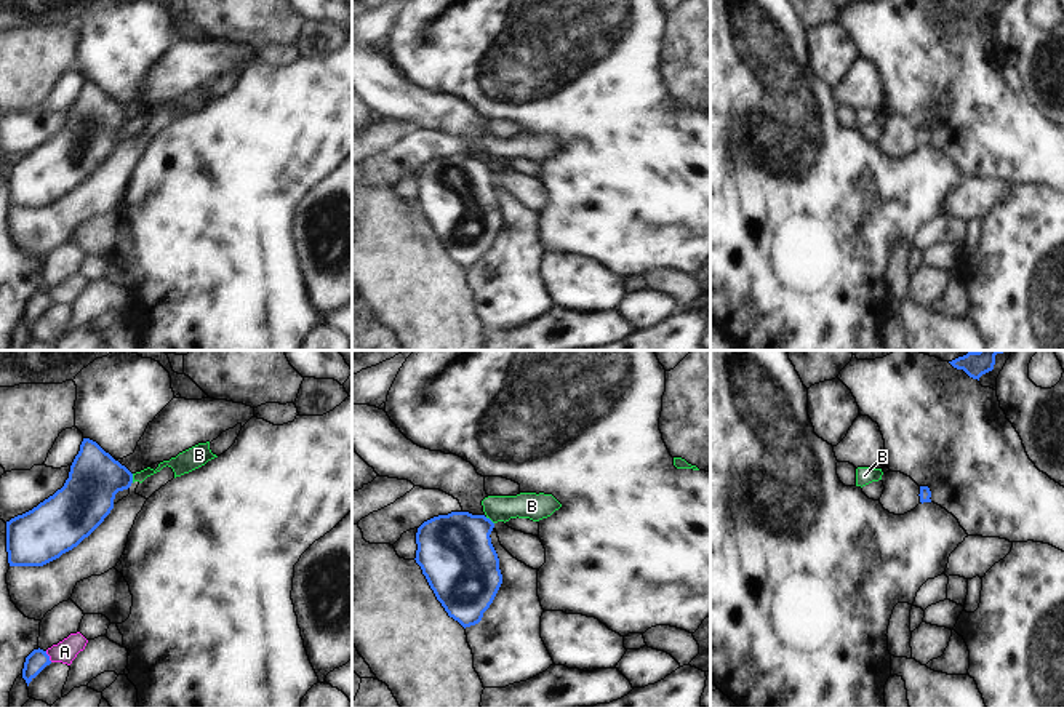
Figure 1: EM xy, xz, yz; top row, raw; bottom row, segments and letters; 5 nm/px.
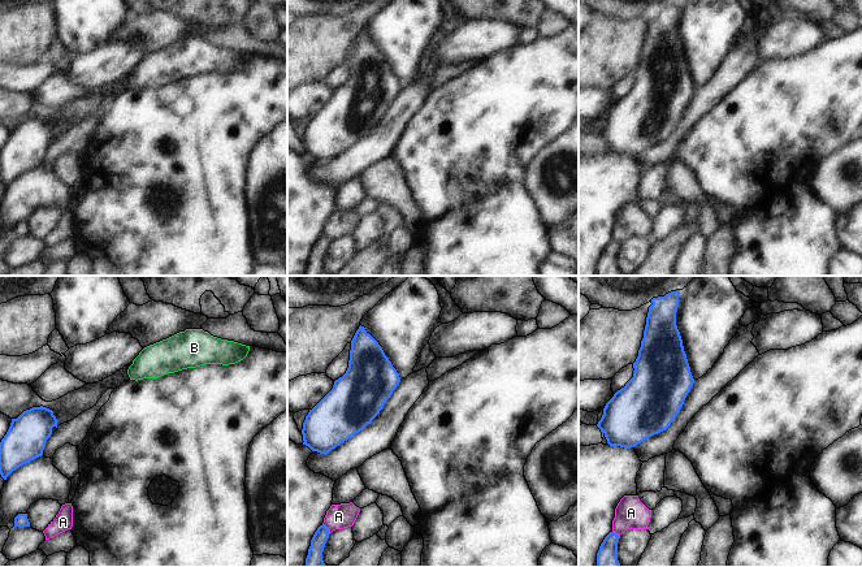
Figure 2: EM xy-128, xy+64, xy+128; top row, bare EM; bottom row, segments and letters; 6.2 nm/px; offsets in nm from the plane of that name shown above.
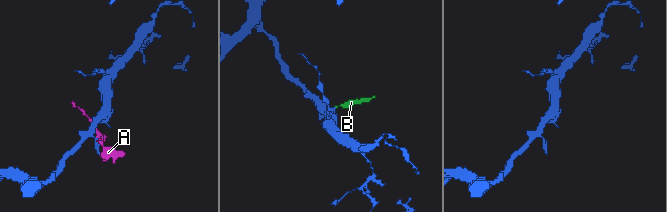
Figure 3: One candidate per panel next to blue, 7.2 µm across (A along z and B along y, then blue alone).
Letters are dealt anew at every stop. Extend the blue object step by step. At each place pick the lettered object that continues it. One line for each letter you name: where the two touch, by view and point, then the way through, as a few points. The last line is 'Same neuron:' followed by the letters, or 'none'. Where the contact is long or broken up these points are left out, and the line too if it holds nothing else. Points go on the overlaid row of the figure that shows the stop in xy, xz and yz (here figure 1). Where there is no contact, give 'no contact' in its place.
Same neuron: none

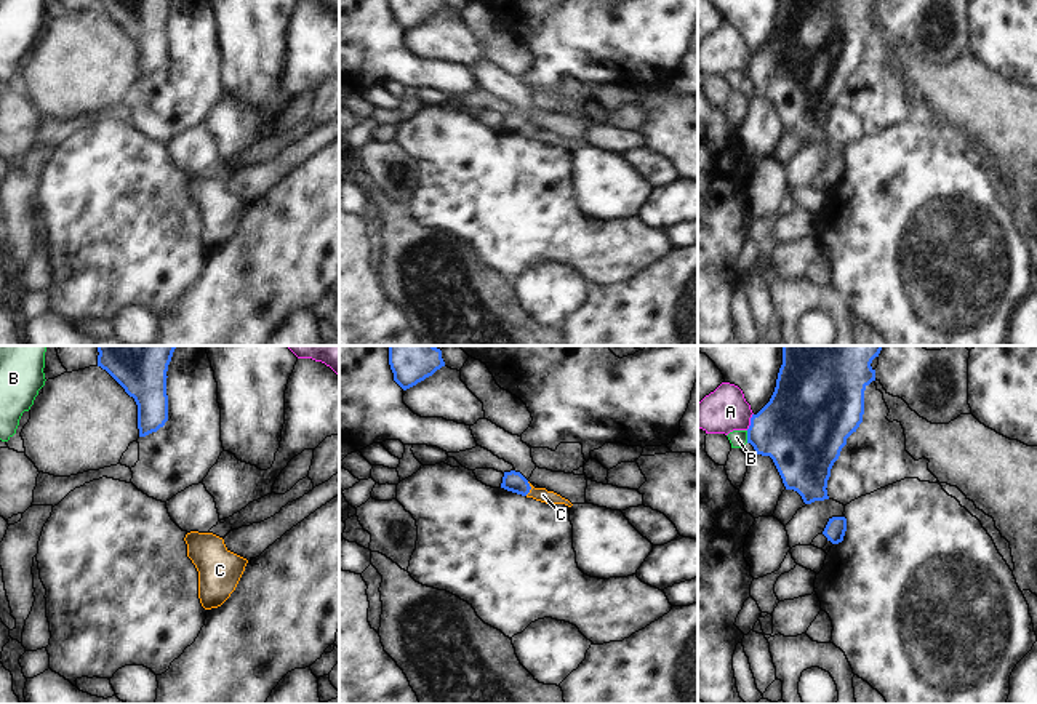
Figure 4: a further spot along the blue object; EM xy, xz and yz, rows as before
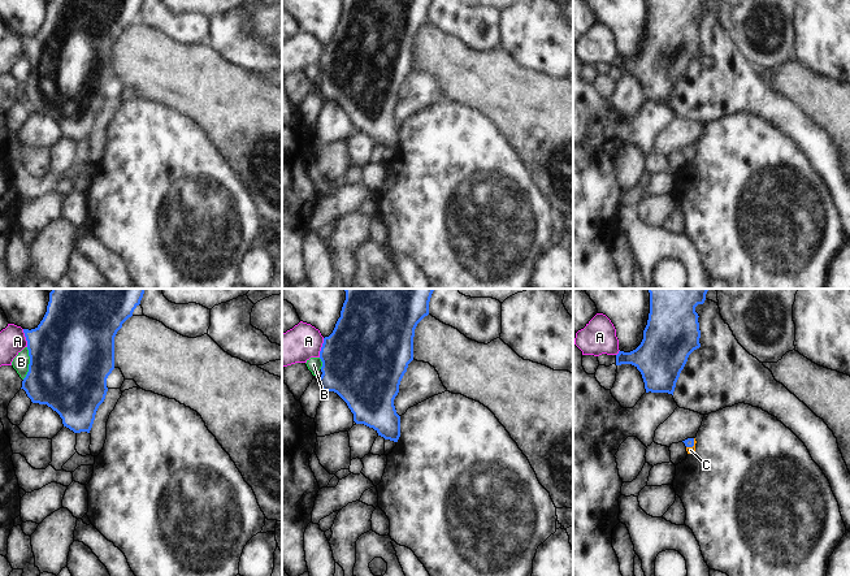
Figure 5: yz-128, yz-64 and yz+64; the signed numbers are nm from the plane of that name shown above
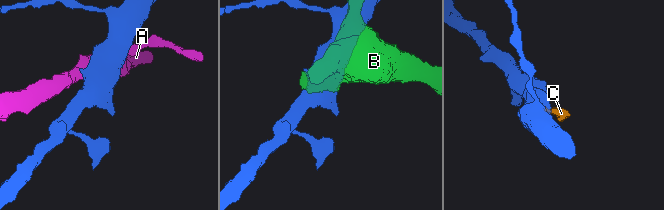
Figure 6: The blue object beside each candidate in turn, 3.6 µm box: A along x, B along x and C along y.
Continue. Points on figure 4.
C: meets blue in xz at (530, 488); runs through xz (516, 482), (530, 488), (543, 495)
Same neuron: C

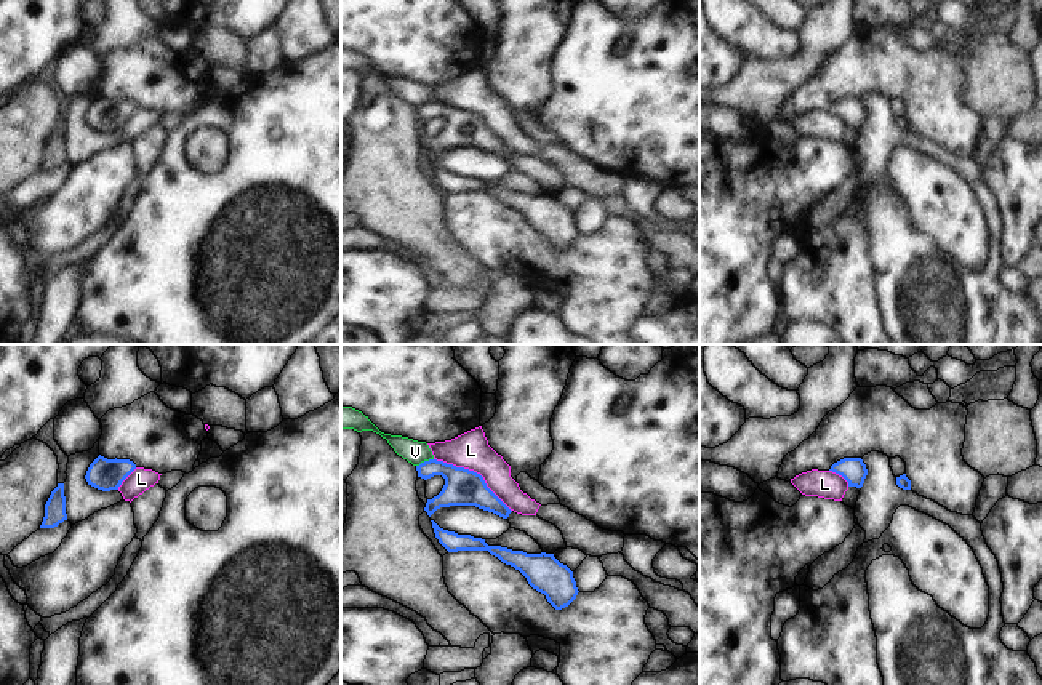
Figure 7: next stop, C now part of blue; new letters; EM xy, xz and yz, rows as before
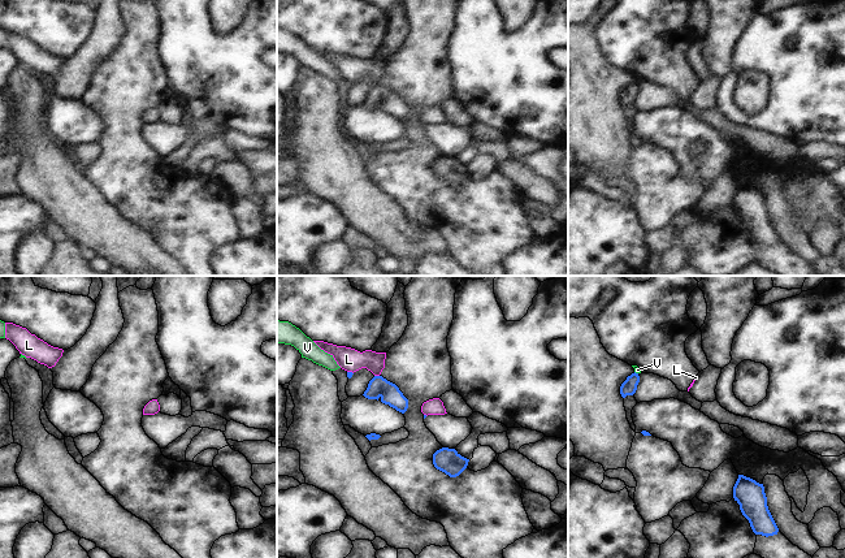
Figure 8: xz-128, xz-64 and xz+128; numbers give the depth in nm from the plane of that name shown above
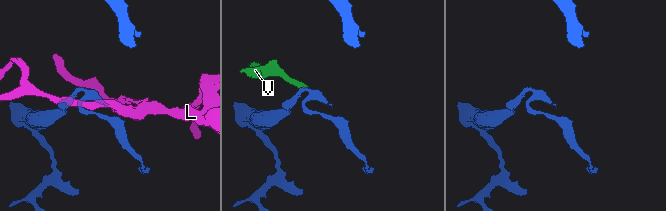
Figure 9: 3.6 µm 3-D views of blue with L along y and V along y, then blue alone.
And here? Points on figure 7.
Same neuron: none

